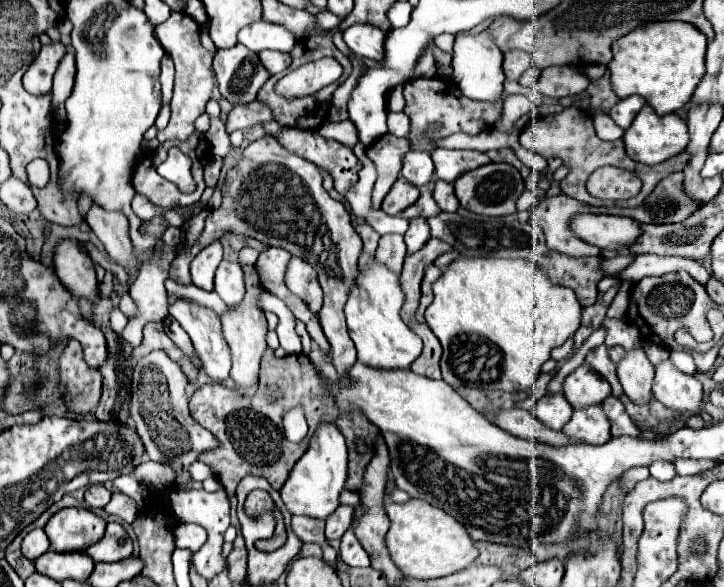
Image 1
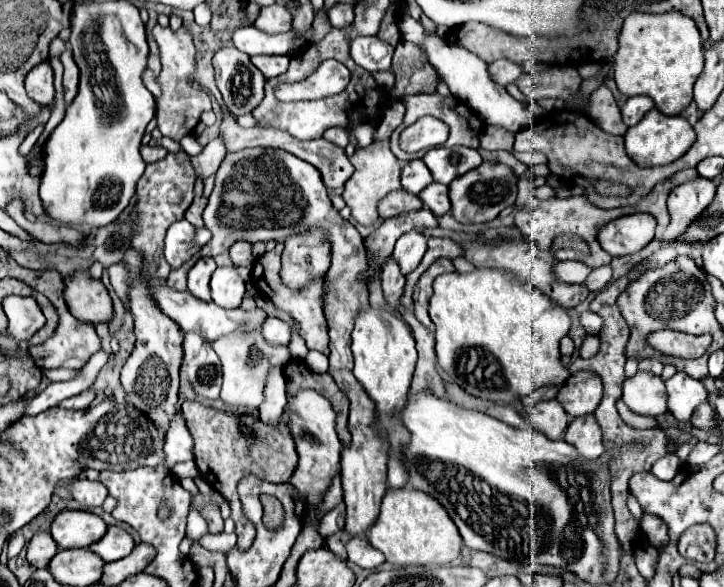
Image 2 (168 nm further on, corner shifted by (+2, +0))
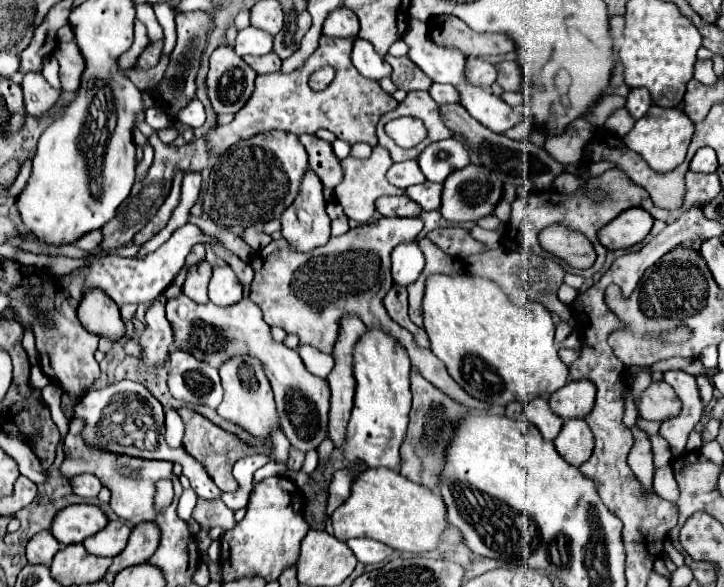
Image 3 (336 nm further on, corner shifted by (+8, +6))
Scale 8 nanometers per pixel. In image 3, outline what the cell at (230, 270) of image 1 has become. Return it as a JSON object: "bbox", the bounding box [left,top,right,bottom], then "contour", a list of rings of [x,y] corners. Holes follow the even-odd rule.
{"bbox":[208,265,242,307],"contour":[[[230,265],[214,267],[214,273],[208,285],[208,295],[210,295],[210,301],[220,307],[234,305],[236,301],[242,299],[242,285]]]}

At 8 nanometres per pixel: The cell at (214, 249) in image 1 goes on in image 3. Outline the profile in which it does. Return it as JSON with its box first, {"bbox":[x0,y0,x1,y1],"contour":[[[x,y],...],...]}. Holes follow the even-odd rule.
{"bbox":[182,259,212,303],"contour":[[[204,259],[196,265],[192,265],[188,269],[188,275],[186,275],[186,281],[184,281],[184,287],[182,291],[196,303],[206,303],[208,301],[208,293],[206,293],[206,287],[208,287],[208,281],[210,281],[210,275],[212,275],[212,265]]]}

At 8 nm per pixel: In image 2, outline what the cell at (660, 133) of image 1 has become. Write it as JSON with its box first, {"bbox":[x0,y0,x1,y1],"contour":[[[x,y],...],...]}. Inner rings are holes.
{"bbox":[624,109,696,167],"contour":[[[652,109],[644,115],[644,119],[638,125],[626,131],[624,139],[626,139],[626,153],[634,163],[638,163],[638,167],[658,167],[680,159],[680,155],[692,147],[696,133],[684,117],[680,115],[668,117],[668,115],[662,115],[658,109]]]}

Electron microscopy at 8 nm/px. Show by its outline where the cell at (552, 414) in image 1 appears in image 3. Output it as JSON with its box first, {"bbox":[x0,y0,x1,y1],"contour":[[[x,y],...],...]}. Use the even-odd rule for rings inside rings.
{"bbox":[524,397,564,441],"contour":[[[534,397],[534,399],[530,399],[530,401],[526,403],[526,407],[524,407],[524,415],[528,417],[530,423],[534,423],[534,425],[540,429],[542,437],[548,439],[548,441],[552,441],[552,439],[560,433],[562,423],[564,423],[564,421],[550,409],[546,397]]]}

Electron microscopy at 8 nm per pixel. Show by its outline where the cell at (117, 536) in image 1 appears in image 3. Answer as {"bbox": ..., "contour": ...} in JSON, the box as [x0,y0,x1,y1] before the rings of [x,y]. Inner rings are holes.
{"bbox":[84,521,130,557],"contour":[[[110,521],[102,531],[84,539],[84,547],[92,555],[100,557],[116,557],[130,537],[130,527],[122,521]]]}

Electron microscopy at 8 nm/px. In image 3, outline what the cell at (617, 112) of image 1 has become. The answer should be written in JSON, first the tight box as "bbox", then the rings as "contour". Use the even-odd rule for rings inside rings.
{"bbox":[626,87,652,119],"contour":[[[644,87],[632,89],[630,95],[626,97],[626,109],[628,109],[628,113],[630,113],[634,119],[644,117],[644,113],[650,109],[650,105],[652,105],[650,93],[648,93],[648,89],[644,89]]]}

